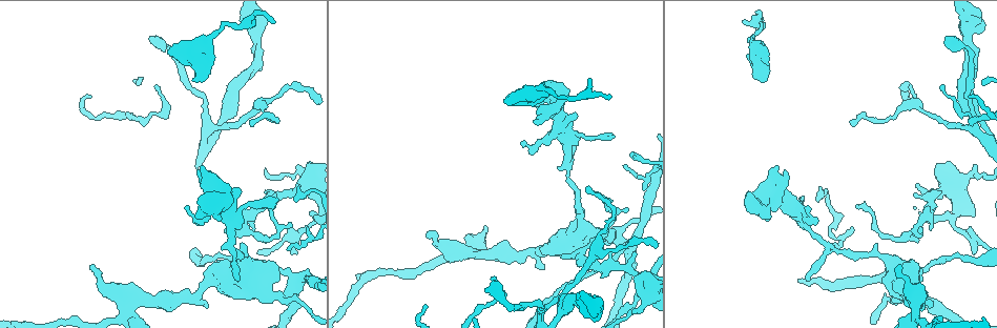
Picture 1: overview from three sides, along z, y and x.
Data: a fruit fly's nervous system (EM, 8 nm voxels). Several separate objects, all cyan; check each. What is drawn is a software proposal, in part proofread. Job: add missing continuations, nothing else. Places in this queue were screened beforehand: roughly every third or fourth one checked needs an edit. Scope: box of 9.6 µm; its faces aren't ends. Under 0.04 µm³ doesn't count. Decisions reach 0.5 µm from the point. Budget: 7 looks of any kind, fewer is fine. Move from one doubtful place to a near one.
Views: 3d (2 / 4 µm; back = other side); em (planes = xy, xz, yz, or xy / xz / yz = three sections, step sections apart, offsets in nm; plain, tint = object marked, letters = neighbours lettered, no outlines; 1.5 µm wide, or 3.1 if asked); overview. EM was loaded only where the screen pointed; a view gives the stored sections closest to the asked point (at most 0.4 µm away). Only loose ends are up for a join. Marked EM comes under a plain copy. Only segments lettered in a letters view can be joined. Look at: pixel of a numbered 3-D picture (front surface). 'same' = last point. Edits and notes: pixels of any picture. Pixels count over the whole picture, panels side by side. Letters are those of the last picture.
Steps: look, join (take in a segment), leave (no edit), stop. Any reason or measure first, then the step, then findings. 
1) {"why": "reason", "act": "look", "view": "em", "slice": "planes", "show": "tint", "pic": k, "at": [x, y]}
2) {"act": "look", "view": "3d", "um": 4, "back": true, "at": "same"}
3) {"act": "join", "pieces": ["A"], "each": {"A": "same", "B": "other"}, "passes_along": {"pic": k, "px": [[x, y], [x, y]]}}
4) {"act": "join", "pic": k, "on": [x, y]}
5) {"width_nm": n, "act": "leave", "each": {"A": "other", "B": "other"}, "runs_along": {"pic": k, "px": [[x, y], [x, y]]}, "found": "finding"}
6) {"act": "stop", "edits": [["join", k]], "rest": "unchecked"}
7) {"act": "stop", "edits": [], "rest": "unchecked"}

{"why": "free end", "act": "look", "view": "em", "slice": "planes", "show": "letters", "pic": 1, "at": [151, 39]}

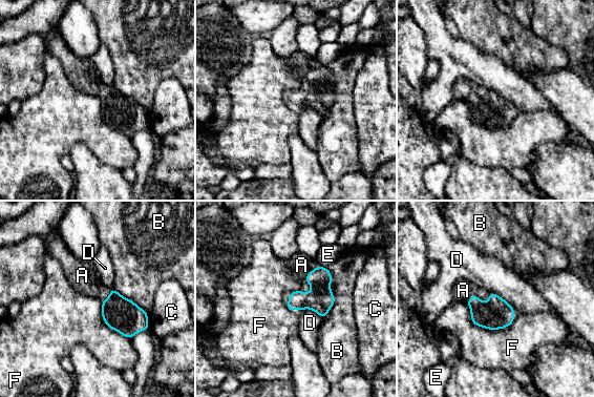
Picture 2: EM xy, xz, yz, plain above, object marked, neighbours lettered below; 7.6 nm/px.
{"longest_contact_nm": ["F", 420], "act": "join", "pic": 2, "on": [301, 265], "each": {"A": "same", "B": "other", "C": "other", "D": "other", "E": "other", "F": "other"}, "passes_along": {"pic": 2, "px": [[320, 299], [310, 272], [301, 265]]}, "found": "the neuron continues"}

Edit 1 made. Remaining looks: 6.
{"act": "look", "view": "overview"}

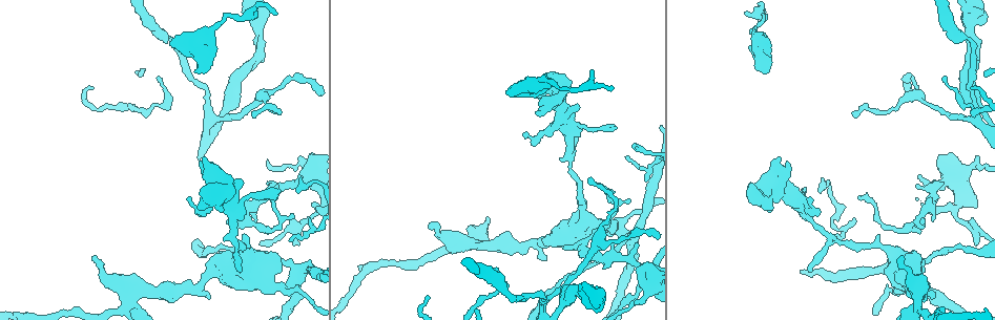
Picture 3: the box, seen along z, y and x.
{"why": "thin end", "act": "look", "view": "em", "slice": "xy", "step": 4, "show": "tint", "pic": 3, "at": [239, 269]}

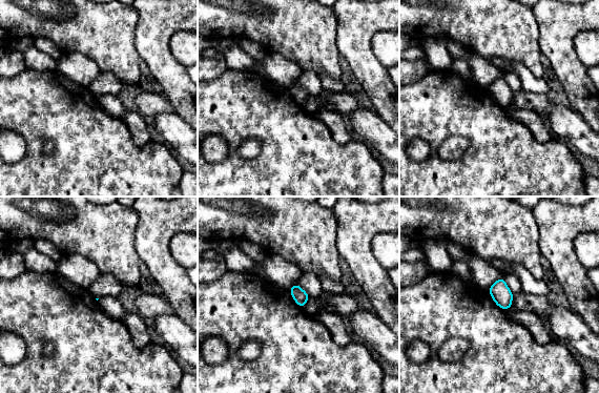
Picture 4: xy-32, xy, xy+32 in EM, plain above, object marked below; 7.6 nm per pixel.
{"act": "look", "view": "em", "slice": "planes", "show": "letters", "at": "same"}

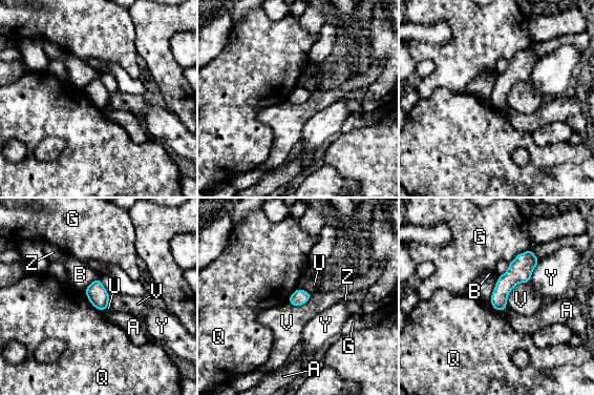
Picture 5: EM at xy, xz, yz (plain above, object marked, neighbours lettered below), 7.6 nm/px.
{"longest_contact_nm": ["V", 260], "act": "leave", "each": {"A": "other", "B": "other", "G": "other", "Q": "other", "U": "other", "V": "other", "Y": "other", "Z": "other"}, "border": {"pic": 5, "px": [[527, 283], [513, 287], [506, 307]]}, "found": "none of them fits"}

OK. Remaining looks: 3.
{"act": "look", "view": "em", "slice": "planes", "show": "tint", "pic": 3, "at": [203, 158]}

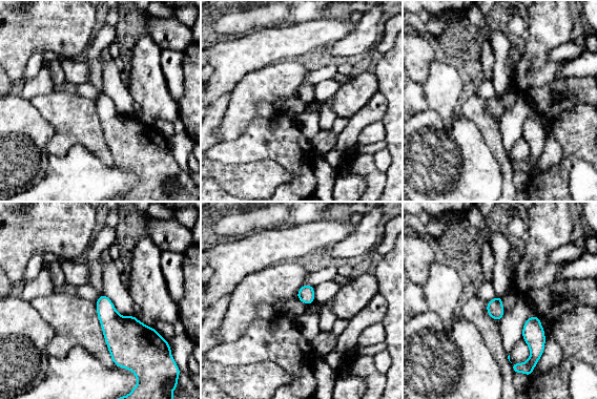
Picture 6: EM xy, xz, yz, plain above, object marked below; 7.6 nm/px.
{"act": "look", "view": "em", "slice": "planes", "show": "letters", "at": "same"}

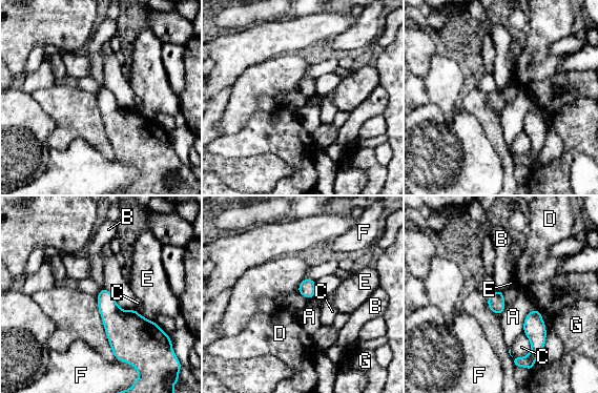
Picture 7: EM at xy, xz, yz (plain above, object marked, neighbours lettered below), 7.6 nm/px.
{"act": "leave", "each": {"A": "other", "B": "other", "C": "other", "D": "other", "E": "other", "F": "other", "G": "other"}, "border": {"pic": 7, "px": [[498, 289], [501, 290]]}, "found": "none of them fits"}

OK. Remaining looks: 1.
{"act": "stop", "edits": [["join", 2]], "rest": "unchecked"}

